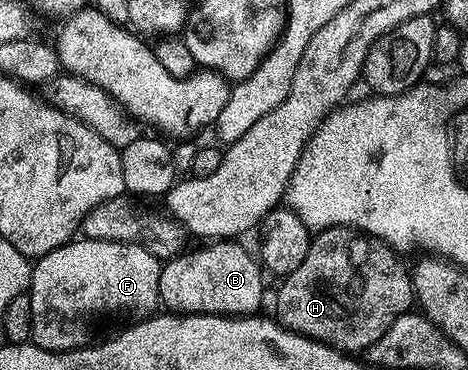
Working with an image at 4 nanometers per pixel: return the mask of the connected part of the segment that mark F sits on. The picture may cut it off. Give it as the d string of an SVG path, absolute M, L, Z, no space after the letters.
M82 238L81 243L70 241L59 249L36 260L31 267L28 294L32 298L32 342L48 351L75 351L86 346L93 335L93 323L112 315L133 315L134 320L148 319L158 310L159 273L163 263L138 243L116 243Z

